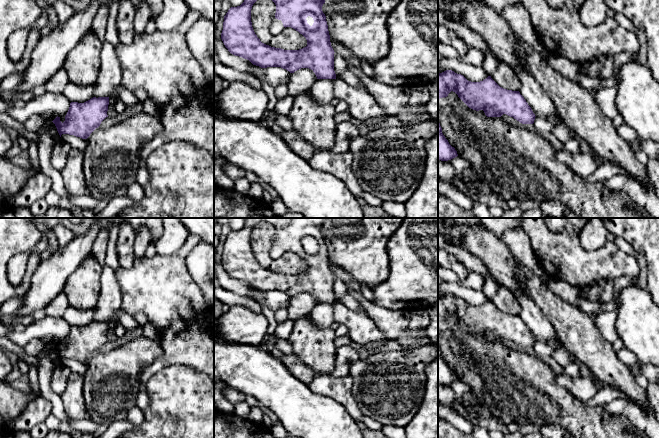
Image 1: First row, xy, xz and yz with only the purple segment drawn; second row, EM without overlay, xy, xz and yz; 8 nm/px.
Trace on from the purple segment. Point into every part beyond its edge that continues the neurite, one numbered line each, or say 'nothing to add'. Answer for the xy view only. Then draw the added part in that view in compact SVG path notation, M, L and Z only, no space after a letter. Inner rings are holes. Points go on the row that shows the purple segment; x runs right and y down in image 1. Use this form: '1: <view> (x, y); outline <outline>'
nothing to add

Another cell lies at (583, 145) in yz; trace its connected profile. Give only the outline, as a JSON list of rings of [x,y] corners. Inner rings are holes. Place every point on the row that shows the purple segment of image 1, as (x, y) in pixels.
[[[569,131],[569,136],[570,137],[574,137],[578,140],[579,142],[579,146],[580,146],[580,150],[581,151],[590,151],[593,158],[597,161],[598,165],[601,166],[604,164],[604,161],[602,158],[600,158],[594,151],[592,151],[590,149],[590,147],[588,146],[588,144],[581,138],[579,137],[578,135],[576,135],[573,131]]]

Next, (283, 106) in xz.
[[[287,95],[283,99],[277,101],[274,107],[274,113],[288,116],[294,103],[294,97]]]

